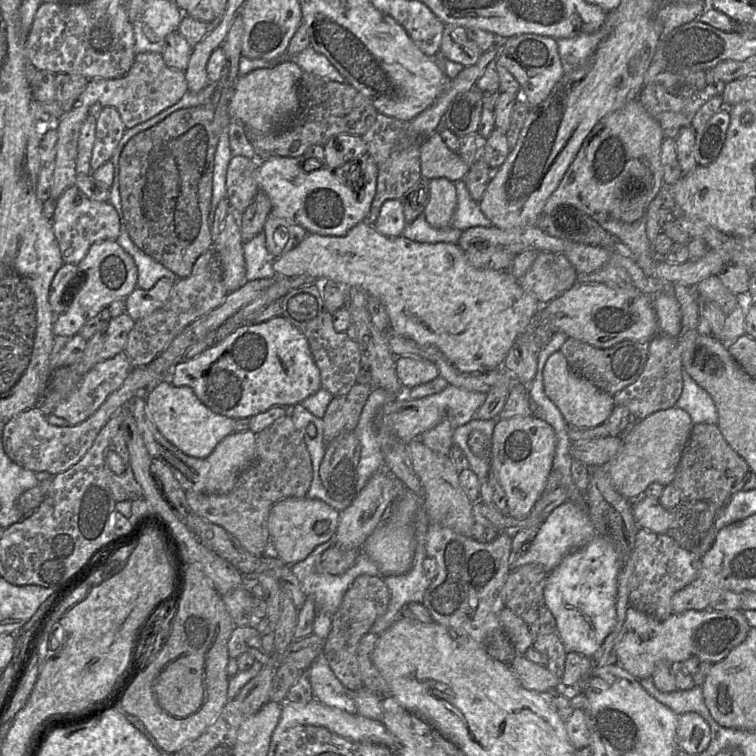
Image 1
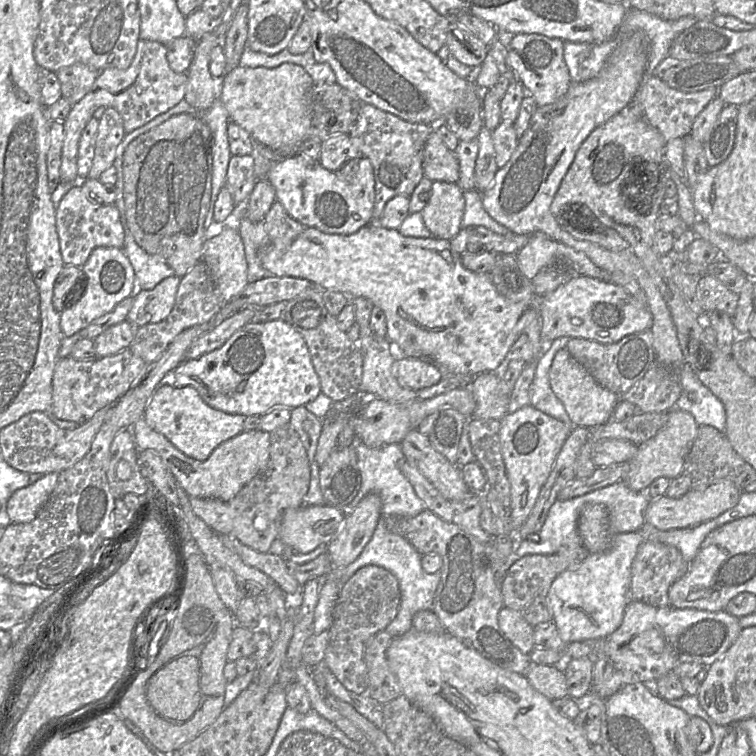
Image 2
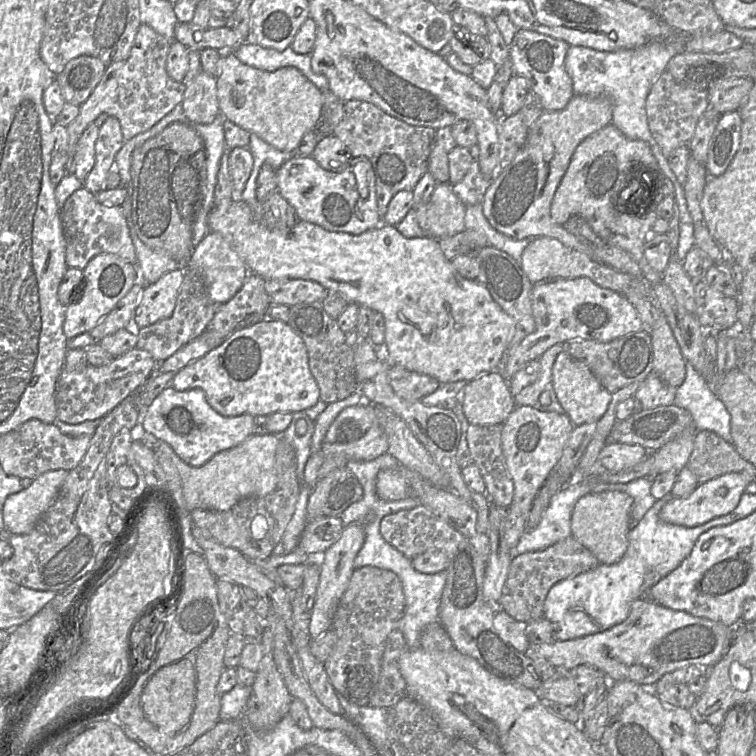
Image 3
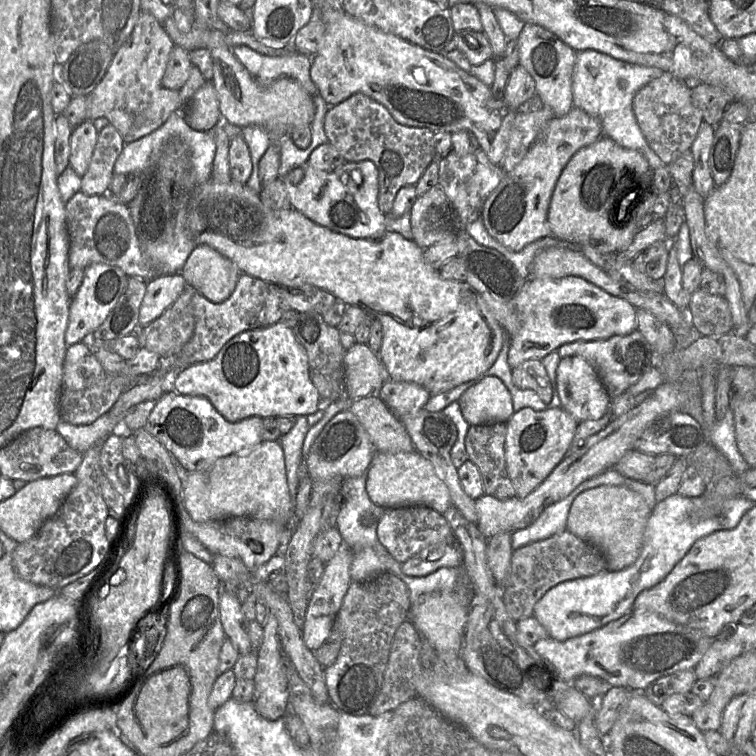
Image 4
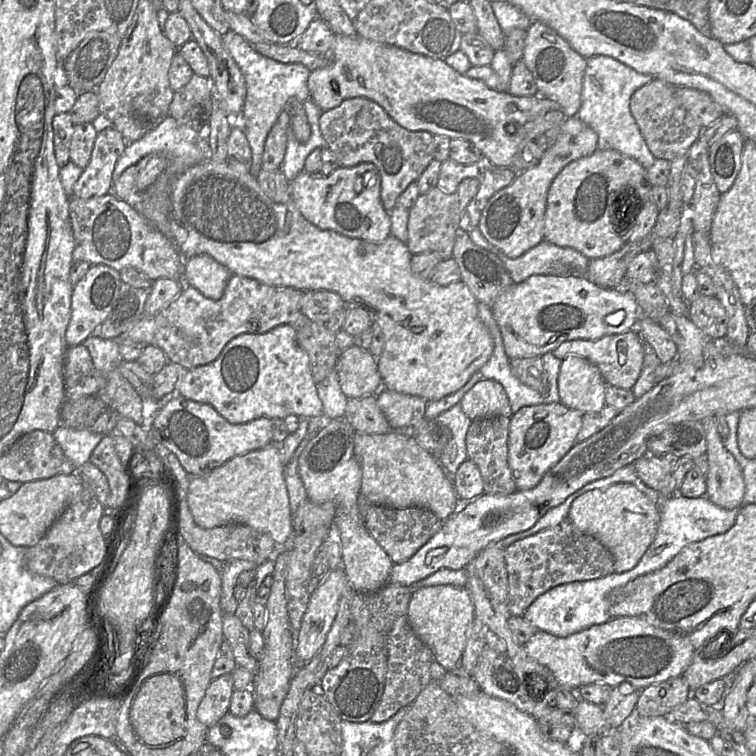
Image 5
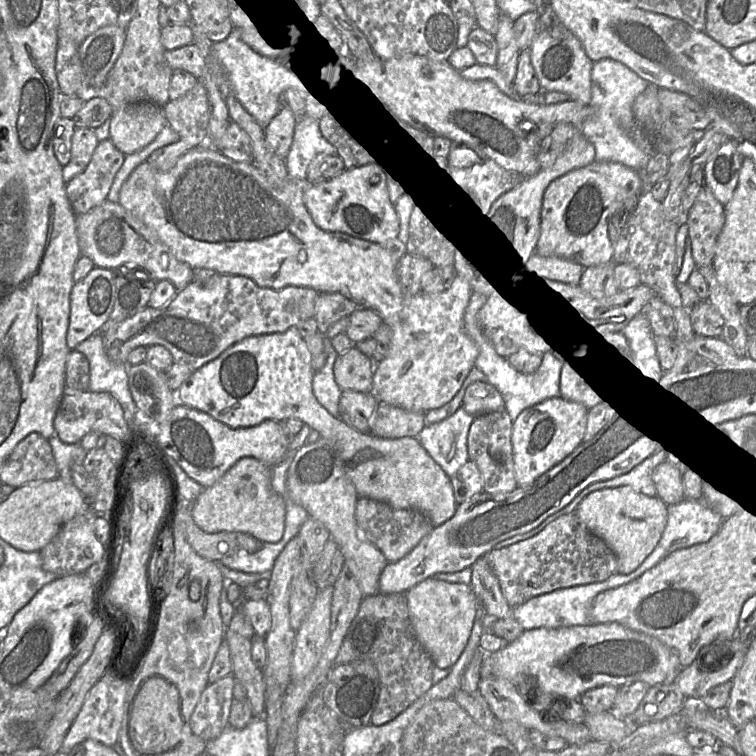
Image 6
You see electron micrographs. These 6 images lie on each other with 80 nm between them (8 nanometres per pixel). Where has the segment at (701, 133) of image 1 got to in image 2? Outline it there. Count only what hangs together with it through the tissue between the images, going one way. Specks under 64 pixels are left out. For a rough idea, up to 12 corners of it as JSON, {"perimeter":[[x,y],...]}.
{"perimeter":[[725,105],[702,143],[709,167],[731,153],[736,105]]}

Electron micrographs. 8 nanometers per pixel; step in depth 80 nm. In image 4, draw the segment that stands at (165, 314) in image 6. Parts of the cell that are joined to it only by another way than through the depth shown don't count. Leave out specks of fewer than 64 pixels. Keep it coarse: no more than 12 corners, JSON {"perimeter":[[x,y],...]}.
{"perimeter":[[242,273],[213,303],[196,291],[193,336],[162,359],[182,369],[212,360],[234,336],[276,324],[279,285]]}

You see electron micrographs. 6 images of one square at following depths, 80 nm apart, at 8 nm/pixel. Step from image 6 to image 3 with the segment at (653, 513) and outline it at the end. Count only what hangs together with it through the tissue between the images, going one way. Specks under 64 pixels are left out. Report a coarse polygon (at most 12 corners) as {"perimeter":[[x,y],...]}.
{"perimeter":[[582,496],[572,537],[600,562],[628,548],[633,498]]}

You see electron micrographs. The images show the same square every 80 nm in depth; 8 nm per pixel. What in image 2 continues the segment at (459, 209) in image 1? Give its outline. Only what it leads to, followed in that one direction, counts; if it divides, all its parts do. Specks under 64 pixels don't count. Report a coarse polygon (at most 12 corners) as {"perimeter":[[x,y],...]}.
{"perimeter":[[463,191],[465,211],[461,228],[483,226],[512,237],[519,250],[528,235],[517,235],[496,222],[484,209],[482,194]]}

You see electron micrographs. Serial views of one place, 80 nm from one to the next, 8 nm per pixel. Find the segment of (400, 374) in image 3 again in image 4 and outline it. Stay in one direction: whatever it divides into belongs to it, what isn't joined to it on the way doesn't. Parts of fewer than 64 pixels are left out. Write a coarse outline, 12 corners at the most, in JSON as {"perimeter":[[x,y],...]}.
{"perimeter":[[389,378],[378,397],[397,417],[424,408],[419,384]]}

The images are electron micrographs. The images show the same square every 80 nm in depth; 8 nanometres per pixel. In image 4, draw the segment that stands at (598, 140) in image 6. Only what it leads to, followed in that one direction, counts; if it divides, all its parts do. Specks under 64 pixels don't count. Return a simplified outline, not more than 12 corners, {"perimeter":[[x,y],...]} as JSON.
{"perimeter":[[578,51],[573,105],[602,134],[666,164],[637,123],[633,98],[663,70]]}

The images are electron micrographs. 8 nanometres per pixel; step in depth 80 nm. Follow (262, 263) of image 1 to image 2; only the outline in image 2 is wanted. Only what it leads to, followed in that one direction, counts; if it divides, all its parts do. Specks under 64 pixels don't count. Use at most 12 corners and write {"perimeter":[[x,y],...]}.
{"perimeter":[[241,219],[248,283],[270,276],[261,250],[270,244],[264,220]]}

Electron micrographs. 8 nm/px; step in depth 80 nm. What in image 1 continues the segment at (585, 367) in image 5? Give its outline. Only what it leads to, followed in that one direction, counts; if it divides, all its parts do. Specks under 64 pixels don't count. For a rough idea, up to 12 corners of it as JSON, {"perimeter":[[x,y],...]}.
{"perimeter":[[561,350],[544,388],[570,425],[605,424],[615,404]]}

